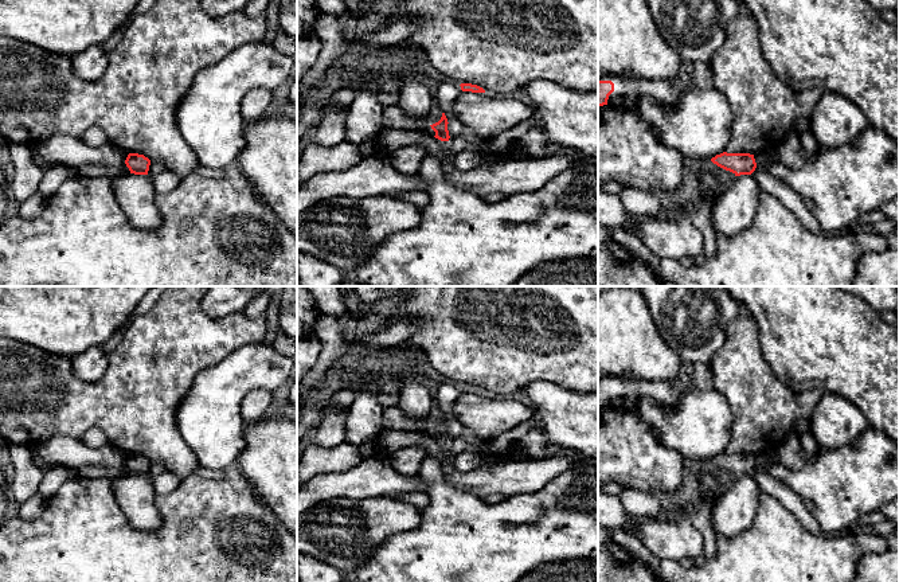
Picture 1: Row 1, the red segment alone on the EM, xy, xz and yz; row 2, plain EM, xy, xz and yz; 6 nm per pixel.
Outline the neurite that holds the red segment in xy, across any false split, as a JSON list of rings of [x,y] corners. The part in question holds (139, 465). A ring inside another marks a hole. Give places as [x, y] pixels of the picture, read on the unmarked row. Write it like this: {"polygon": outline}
{"polygon": [[[129,454],[125,465],[129,469],[130,474],[148,476],[151,461],[144,456]]]}

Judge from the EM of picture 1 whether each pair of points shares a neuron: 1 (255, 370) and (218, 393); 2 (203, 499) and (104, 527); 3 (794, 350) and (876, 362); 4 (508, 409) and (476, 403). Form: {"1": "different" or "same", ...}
{"1": "same", "2": "same", "3": "same", "4": "same"}

